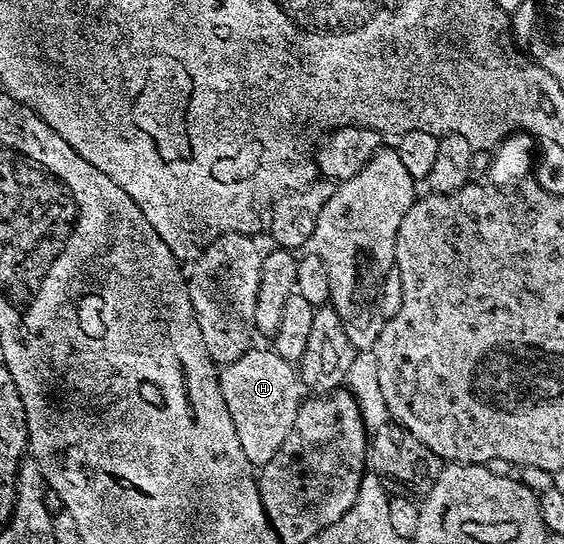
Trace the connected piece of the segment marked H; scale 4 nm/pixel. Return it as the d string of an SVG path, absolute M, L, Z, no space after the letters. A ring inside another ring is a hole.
M250 348L243 357L220 371L221 395L231 412L231 424L239 435L243 456L254 468L262 468L280 455L285 441L294 433L297 410L303 401L303 387L298 367L283 360L272 348Z

